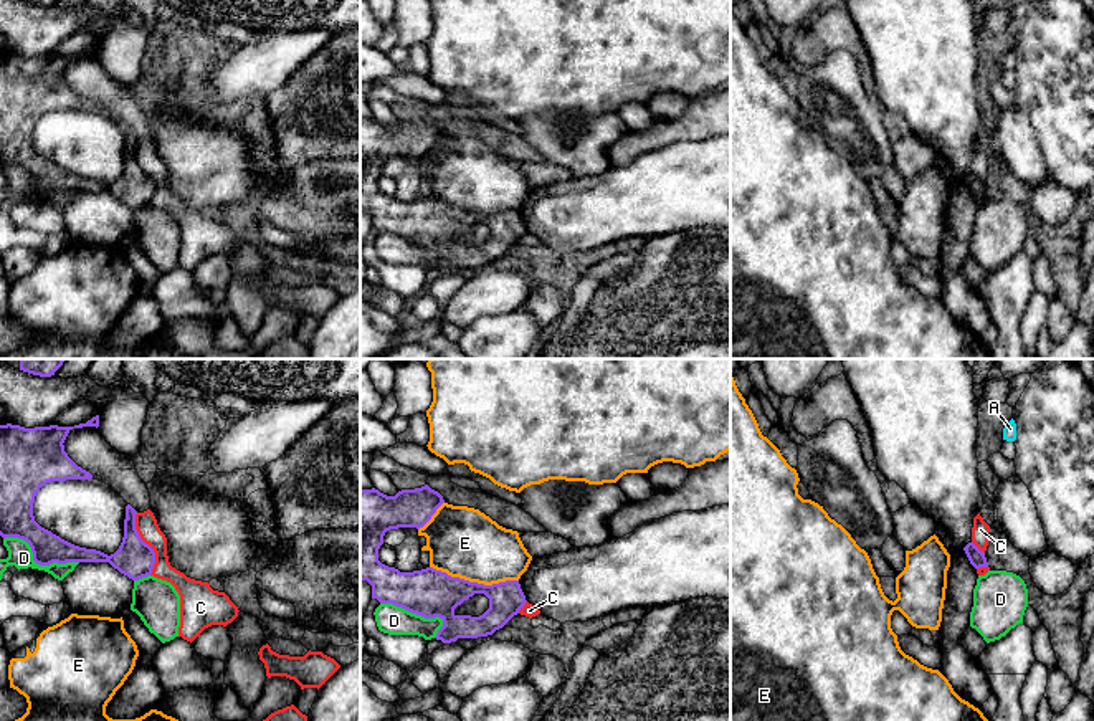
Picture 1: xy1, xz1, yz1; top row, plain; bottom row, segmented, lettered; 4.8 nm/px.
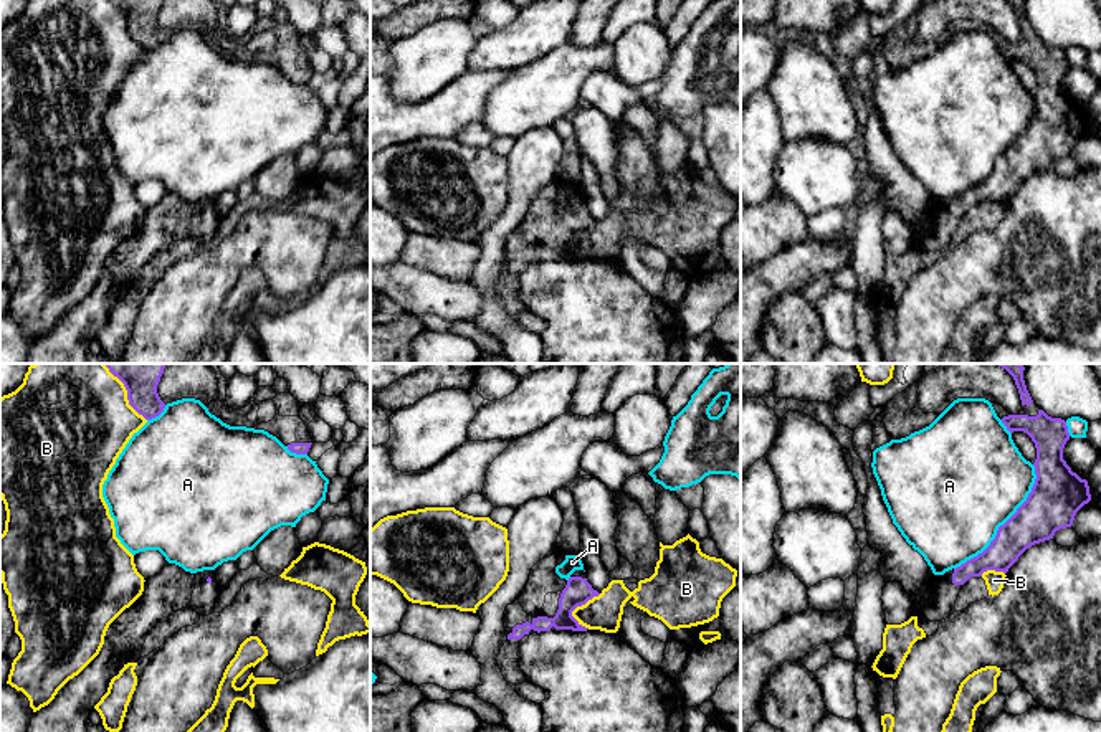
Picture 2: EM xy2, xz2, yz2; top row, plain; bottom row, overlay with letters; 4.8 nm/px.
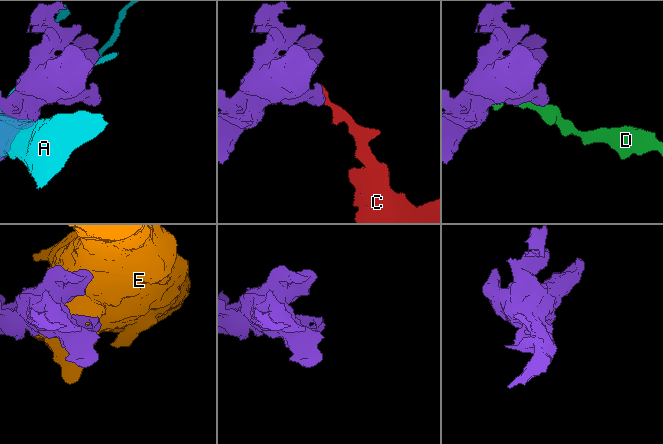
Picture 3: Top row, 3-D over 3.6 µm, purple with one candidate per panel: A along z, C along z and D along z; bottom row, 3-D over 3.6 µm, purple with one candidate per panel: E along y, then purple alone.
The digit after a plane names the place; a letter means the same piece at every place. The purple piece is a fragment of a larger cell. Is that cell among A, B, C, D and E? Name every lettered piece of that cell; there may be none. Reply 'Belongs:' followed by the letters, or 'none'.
Belongs: none

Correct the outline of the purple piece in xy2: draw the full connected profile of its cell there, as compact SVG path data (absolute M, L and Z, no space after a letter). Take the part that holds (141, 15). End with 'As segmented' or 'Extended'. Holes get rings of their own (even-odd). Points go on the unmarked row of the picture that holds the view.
M109 0L117 7L126 20L129 35L145 50L159 46L165 33L157 23L157 15L164 0Z. As segmented

